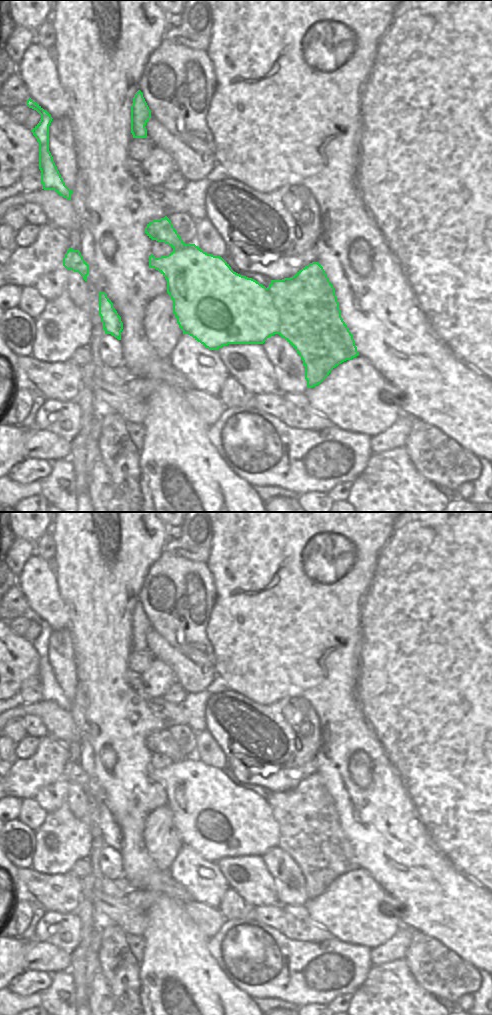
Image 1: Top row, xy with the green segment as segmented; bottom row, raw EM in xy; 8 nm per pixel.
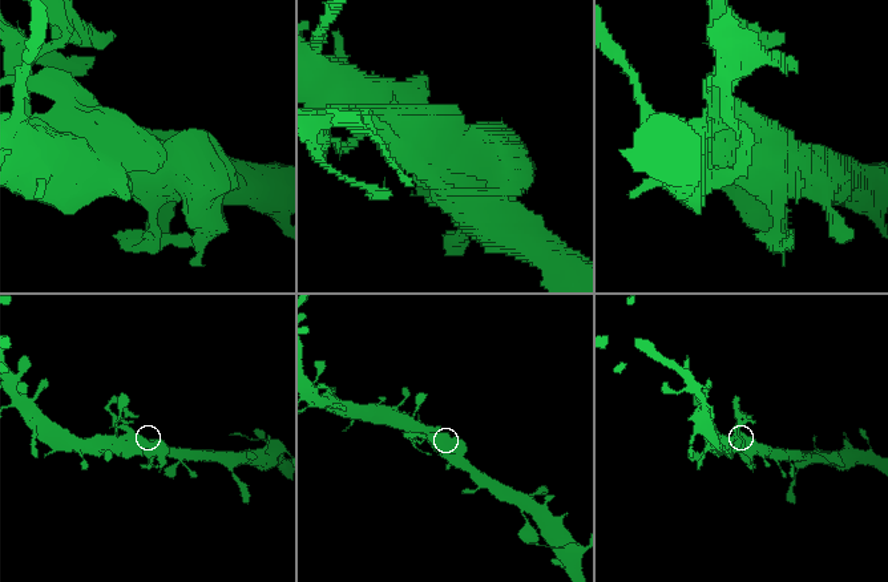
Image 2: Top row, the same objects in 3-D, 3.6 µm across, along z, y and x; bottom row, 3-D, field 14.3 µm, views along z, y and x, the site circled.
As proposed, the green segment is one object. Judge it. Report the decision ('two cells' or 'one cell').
two cells

